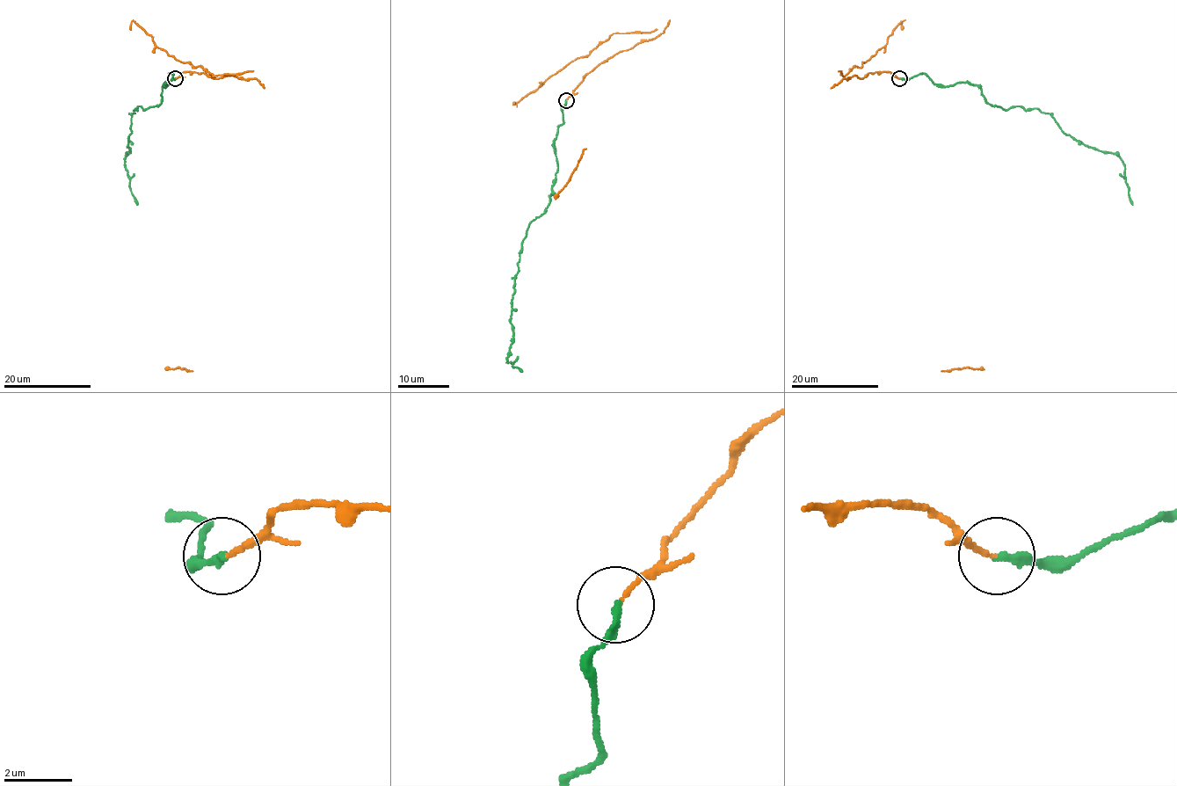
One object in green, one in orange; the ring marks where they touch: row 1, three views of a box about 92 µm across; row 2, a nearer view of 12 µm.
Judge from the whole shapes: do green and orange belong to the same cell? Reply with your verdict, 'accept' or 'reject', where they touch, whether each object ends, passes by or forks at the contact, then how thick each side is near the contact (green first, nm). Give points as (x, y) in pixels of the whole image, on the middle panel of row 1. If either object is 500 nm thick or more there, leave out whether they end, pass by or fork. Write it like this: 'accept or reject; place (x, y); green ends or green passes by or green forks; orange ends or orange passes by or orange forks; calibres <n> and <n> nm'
accept; place (566, 100); green ends; orange ends; calibres 240 and 110 nm

